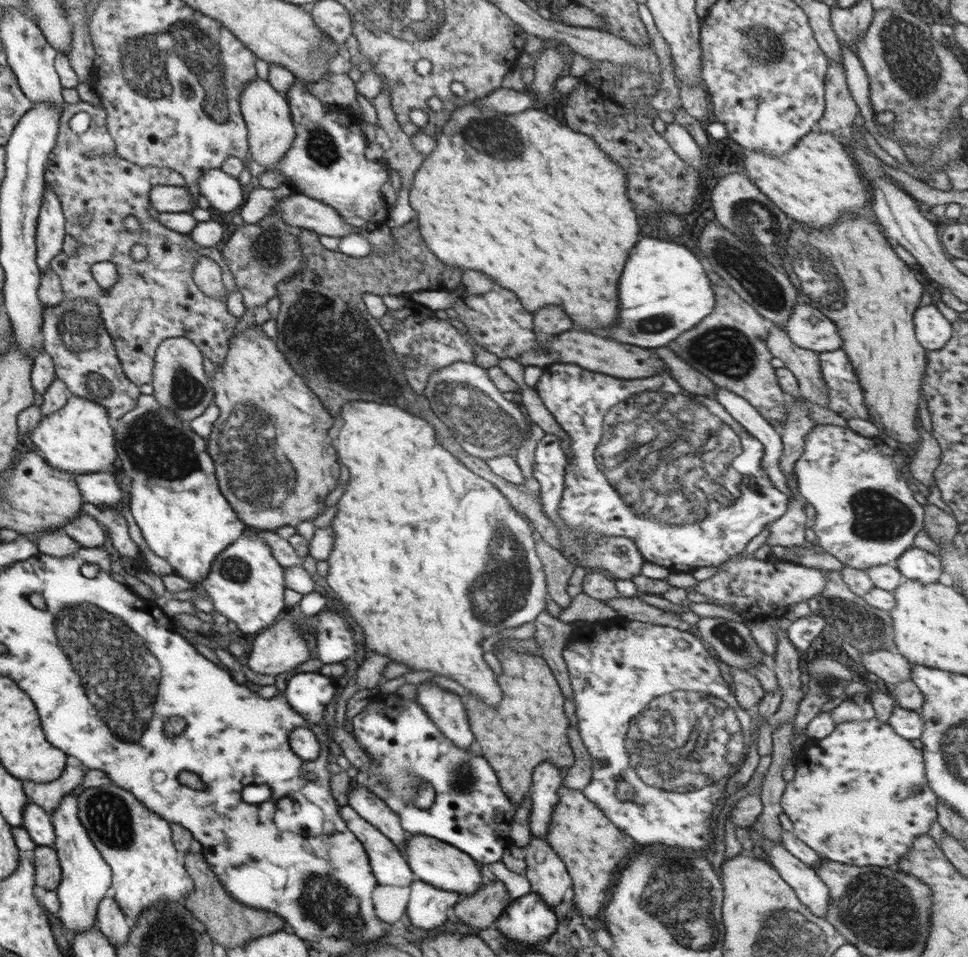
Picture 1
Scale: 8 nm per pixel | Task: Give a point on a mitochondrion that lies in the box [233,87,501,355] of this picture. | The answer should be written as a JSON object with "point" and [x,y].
{"point":[266,249]}

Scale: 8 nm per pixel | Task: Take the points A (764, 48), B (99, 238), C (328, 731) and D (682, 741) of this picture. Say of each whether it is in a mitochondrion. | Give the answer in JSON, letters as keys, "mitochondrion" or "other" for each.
{"A":"mitochondrion","B":"other","C":"other","D":"mitochondrion"}

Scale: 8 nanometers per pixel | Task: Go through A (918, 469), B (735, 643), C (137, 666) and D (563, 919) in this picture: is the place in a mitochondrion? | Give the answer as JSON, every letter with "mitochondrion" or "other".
{"A":"other","B":"mitochondrion","C":"mitochondrion","D":"other"}

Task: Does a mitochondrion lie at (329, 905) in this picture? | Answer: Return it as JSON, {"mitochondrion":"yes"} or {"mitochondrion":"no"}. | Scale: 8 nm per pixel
{"mitochondrion":"yes"}

